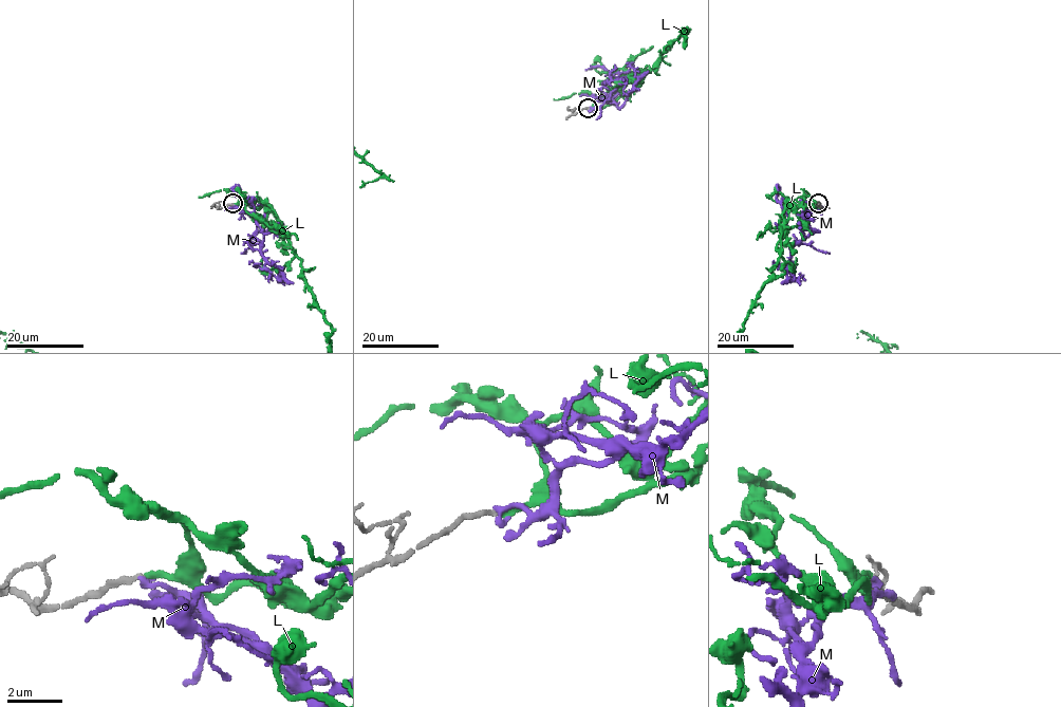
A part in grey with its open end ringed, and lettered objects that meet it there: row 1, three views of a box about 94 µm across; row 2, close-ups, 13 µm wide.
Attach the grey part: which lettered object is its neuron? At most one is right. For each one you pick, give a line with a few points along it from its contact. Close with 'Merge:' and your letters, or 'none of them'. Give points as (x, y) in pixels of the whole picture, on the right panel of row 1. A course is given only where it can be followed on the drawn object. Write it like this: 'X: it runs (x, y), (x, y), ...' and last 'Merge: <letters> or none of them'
Merge: L

